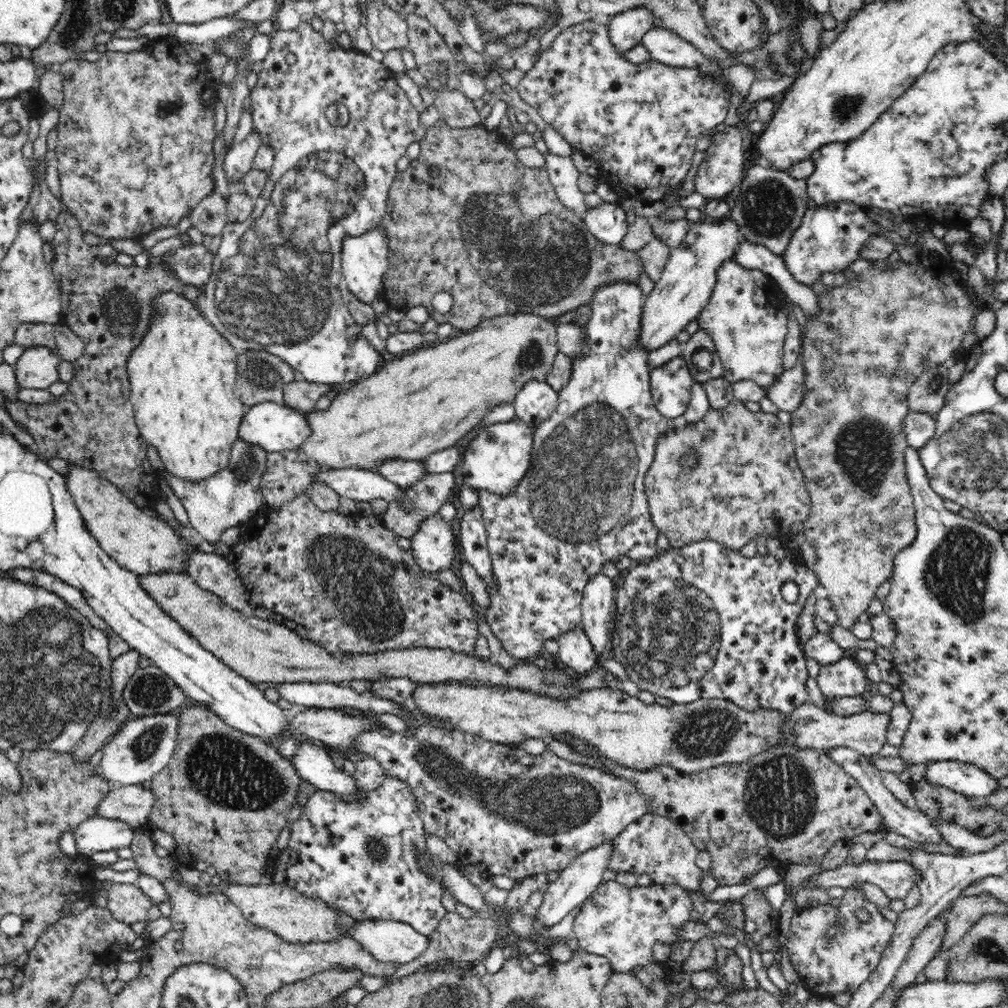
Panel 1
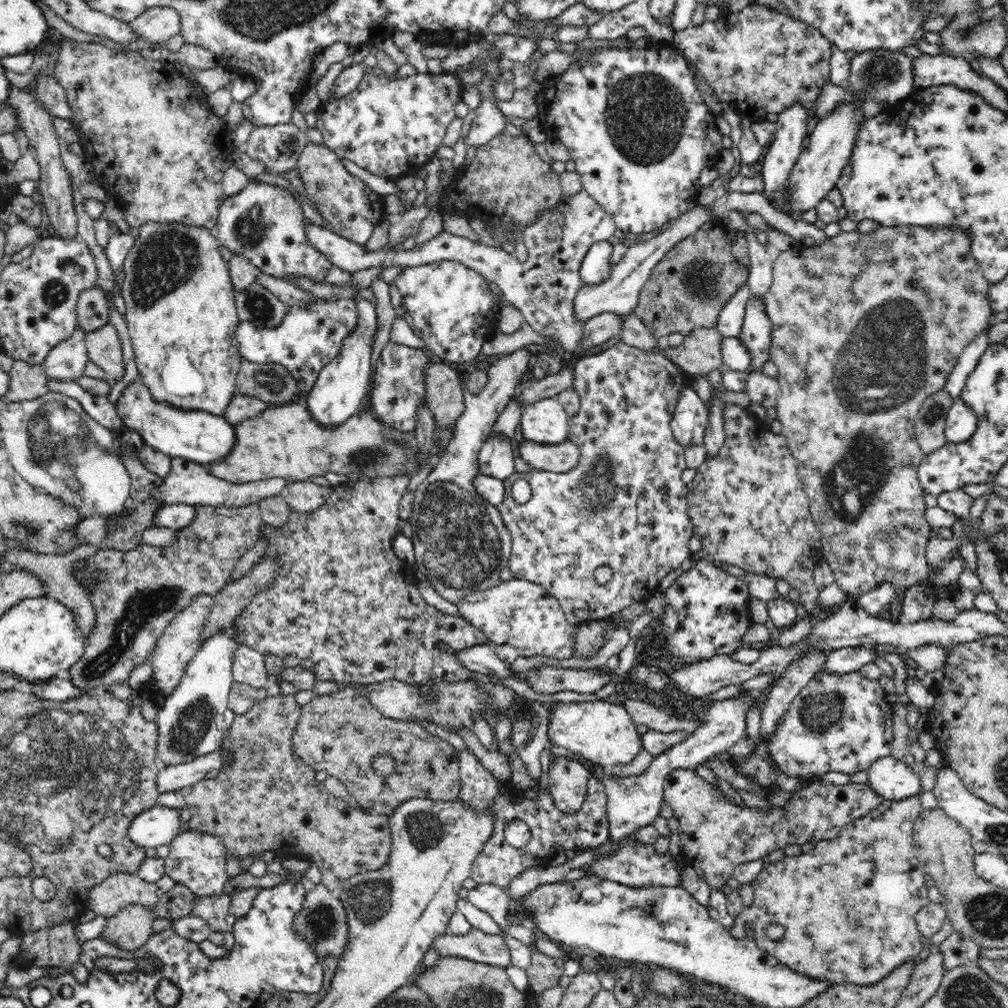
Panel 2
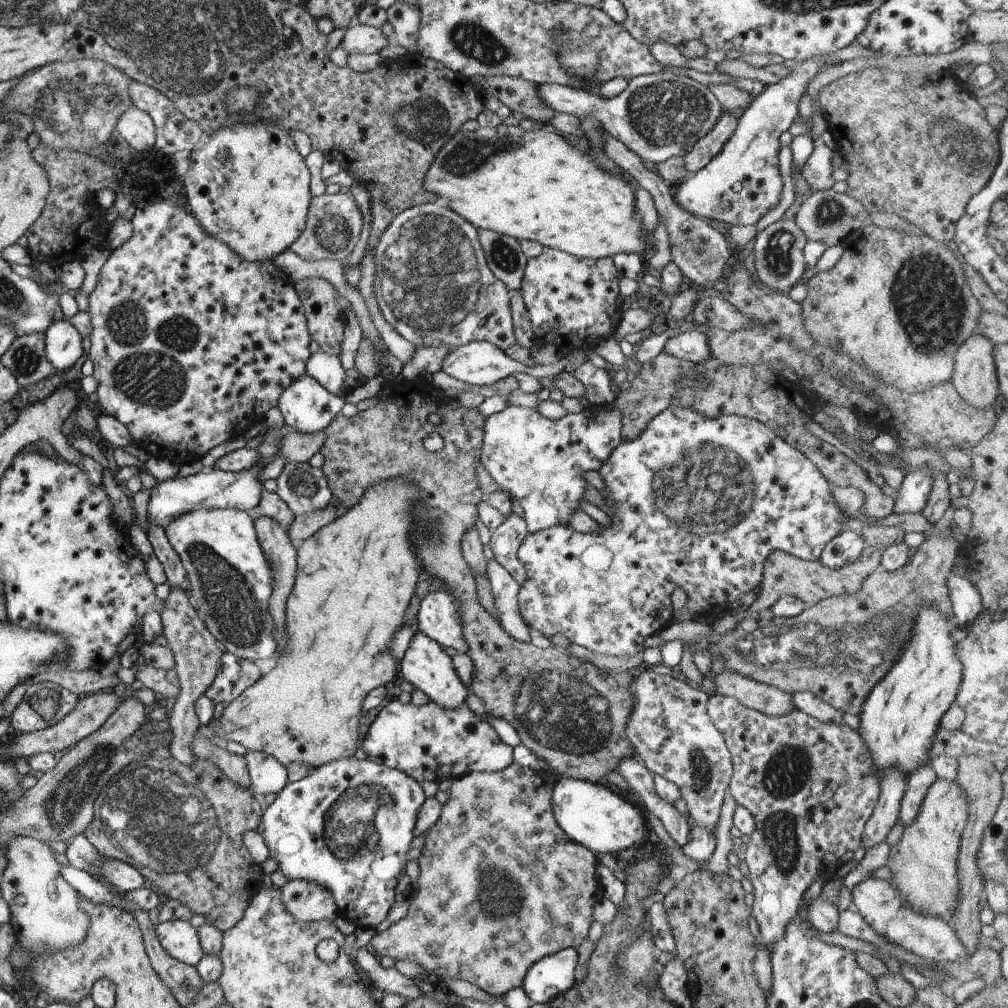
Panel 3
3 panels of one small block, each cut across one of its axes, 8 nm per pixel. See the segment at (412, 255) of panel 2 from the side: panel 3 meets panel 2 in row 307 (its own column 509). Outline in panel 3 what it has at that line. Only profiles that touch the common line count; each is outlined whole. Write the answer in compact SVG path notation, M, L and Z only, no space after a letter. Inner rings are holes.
M515 513L509 514L505 522L491 532L488 545L493 559L500 564L520 587L525 582L525 568L516 556L517 549L527 534L523 518Z

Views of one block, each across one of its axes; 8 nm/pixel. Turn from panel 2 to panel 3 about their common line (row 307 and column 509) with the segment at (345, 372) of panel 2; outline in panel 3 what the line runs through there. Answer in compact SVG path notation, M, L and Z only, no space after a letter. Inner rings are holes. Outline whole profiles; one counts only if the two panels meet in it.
M471 341L454 347L447 353L447 356L443 359L443 364L441 364L441 372L451 376L451 378L455 378L455 380L461 380L465 384L472 384L475 388L478 388L481 385L493 384L493 382L497 382L501 378L517 373L529 374L529 376L535 378L555 377L564 370L566 364L571 363L577 368L585 361L587 361L586 355L579 349L576 349L570 355L564 355L557 364L525 366L525 364L511 360L500 348L497 348L490 342Z

